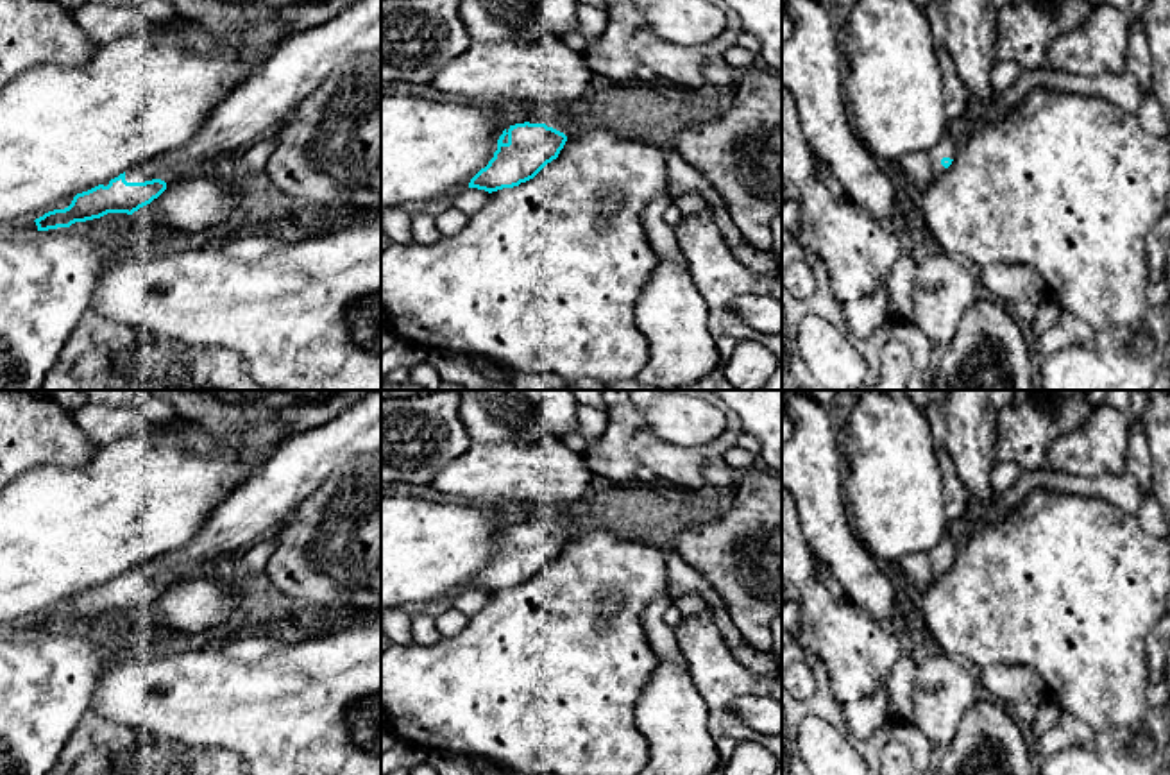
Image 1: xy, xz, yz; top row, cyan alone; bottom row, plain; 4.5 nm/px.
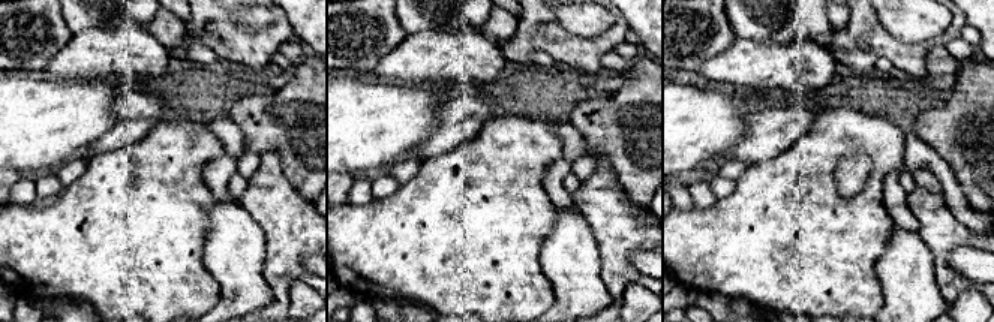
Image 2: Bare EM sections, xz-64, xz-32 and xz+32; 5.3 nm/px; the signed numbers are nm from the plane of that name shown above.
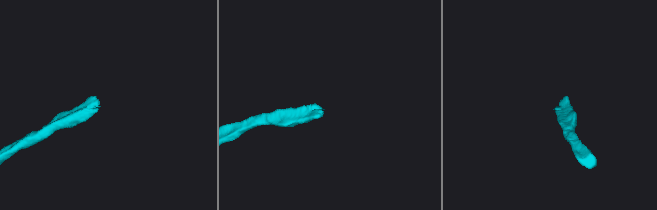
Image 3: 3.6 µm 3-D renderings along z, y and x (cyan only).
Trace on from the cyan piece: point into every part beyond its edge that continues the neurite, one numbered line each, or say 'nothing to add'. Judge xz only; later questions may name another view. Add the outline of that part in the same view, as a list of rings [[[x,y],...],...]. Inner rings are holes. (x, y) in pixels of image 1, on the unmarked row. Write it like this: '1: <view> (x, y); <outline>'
1: xz (541, 516); [[[540,507],[535,508],[531,519],[528,521],[530,524],[546,524],[547,528],[553,528],[560,533],[564,533],[567,539],[578,533],[578,530],[567,523],[558,519],[549,507]]]

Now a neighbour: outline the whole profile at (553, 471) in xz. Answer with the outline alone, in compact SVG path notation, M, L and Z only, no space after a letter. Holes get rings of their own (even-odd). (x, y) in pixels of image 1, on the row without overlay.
M549 437L537 444L472 442L428 485L483 507L551 507L580 499L592 471L574 442Z

